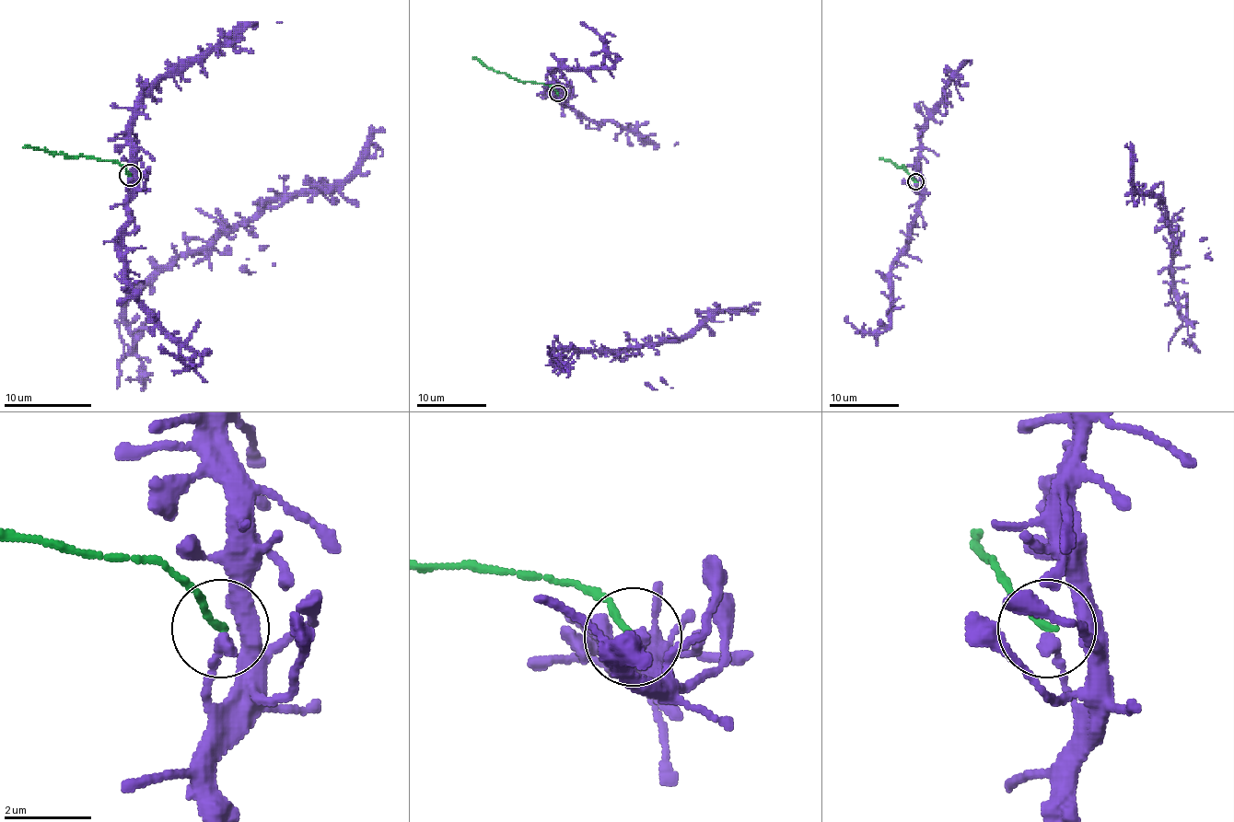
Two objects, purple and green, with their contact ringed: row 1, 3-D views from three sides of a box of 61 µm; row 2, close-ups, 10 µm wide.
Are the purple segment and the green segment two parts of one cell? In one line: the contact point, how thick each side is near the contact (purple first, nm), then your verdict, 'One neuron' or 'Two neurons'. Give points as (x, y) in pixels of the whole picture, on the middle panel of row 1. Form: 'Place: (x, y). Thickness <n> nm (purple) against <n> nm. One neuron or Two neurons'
Place: (557, 93). Thickness 280 nm (purple) against 160 nm. Two neurons

